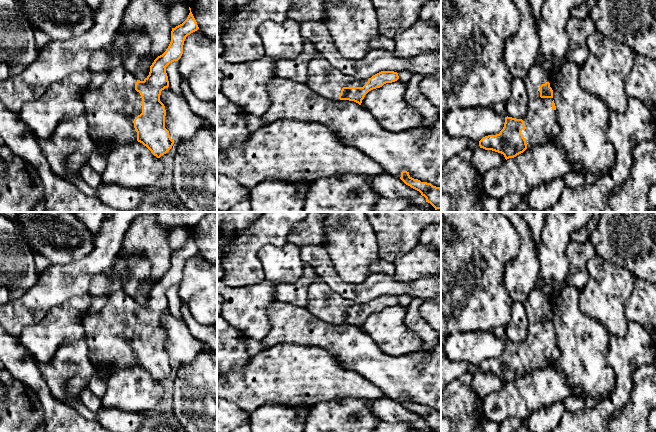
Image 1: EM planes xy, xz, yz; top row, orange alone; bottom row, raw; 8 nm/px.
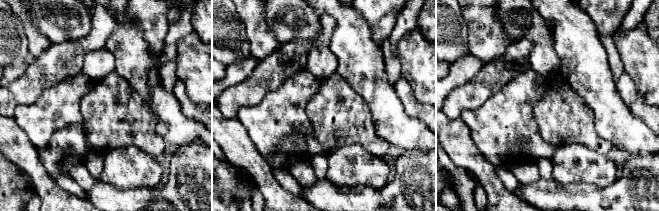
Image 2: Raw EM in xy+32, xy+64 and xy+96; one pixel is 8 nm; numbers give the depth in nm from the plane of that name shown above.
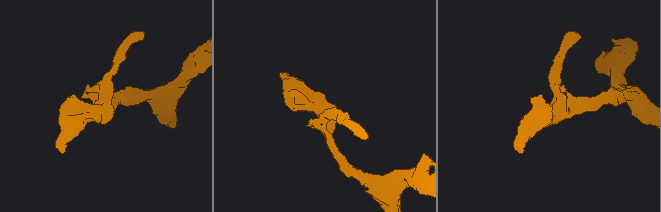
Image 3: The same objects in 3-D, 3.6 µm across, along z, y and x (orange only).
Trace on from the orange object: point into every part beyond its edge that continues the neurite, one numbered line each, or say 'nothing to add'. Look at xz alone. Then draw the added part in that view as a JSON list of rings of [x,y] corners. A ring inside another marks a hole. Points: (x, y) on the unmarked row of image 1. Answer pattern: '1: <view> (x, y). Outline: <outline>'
1: xz (325, 304). Outline: [[[317,275],[309,285],[307,308],[318,319],[338,325],[343,311],[363,311],[368,303],[356,303],[330,289],[325,281]]]

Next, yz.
1: yz (541, 347). Outline: [[[534,289],[523,303],[528,319],[528,335],[521,342],[526,351],[521,358],[527,372],[547,366],[553,366],[560,357],[556,334],[552,333],[553,322],[541,322],[540,310],[546,306],[552,312],[551,300],[539,289]]]

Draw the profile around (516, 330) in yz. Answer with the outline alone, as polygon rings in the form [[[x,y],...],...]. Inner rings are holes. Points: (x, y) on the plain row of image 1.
[[[513,302],[510,322],[491,332],[504,341],[523,342],[528,335],[528,319],[524,304]]]

